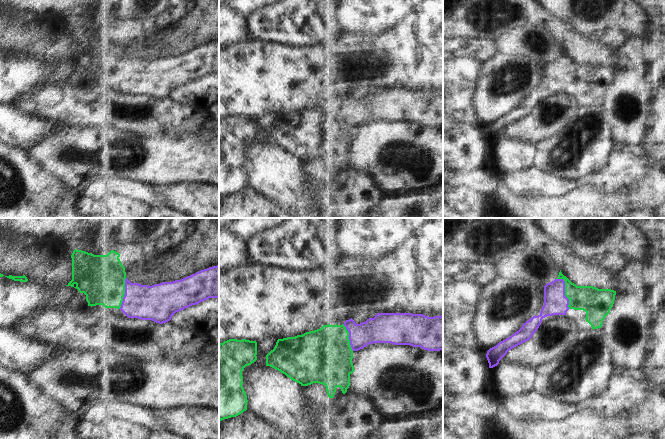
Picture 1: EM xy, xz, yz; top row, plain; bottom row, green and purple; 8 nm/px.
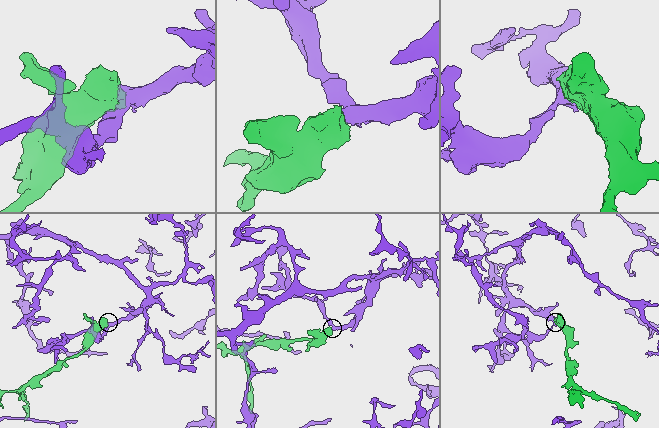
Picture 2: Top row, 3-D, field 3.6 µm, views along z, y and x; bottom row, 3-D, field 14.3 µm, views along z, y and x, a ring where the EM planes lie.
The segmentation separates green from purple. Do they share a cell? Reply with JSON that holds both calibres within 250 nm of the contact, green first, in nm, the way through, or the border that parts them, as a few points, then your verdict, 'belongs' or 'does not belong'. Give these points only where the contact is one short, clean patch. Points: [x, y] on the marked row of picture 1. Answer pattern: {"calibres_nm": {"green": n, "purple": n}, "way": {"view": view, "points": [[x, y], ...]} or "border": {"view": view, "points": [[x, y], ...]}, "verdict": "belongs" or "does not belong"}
{"calibres_nm": {"green": 220, "purple": 190}, "way": {"view": "yz", "points": [[594, 301], [572, 297], [565, 291], [555, 302]]}, "verdict": "belongs"}

